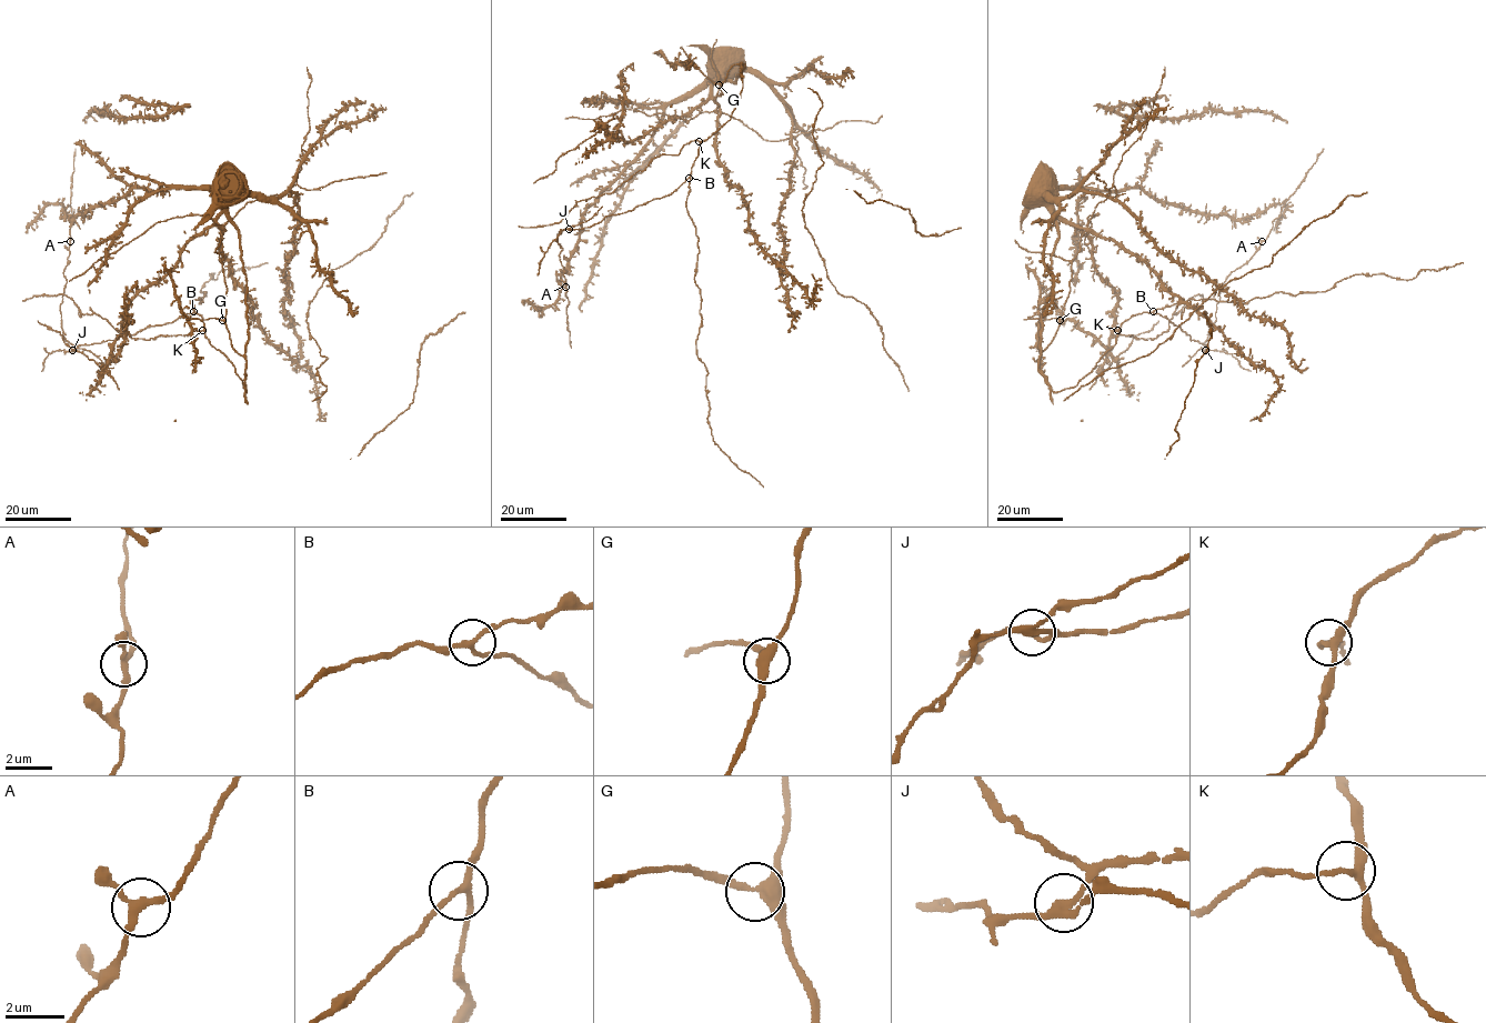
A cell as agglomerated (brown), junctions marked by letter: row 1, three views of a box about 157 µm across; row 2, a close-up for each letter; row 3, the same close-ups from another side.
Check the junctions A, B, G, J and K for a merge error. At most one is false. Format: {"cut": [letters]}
{"cut": ["J"]}

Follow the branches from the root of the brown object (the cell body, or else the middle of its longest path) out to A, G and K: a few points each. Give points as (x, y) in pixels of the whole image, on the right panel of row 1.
A: (1068, 292), (1038, 361), (1055, 392), (1086, 377), (1136, 314), (1158, 313), (1205, 345), (1222, 284), (1262, 241)
G: (1068, 292), (1060, 320)
K: (1068, 292), (1056, 333), (1038, 361), (1040, 372), (1053, 391), (1074, 387), (1086, 377), (1115, 343), (1117, 330)

